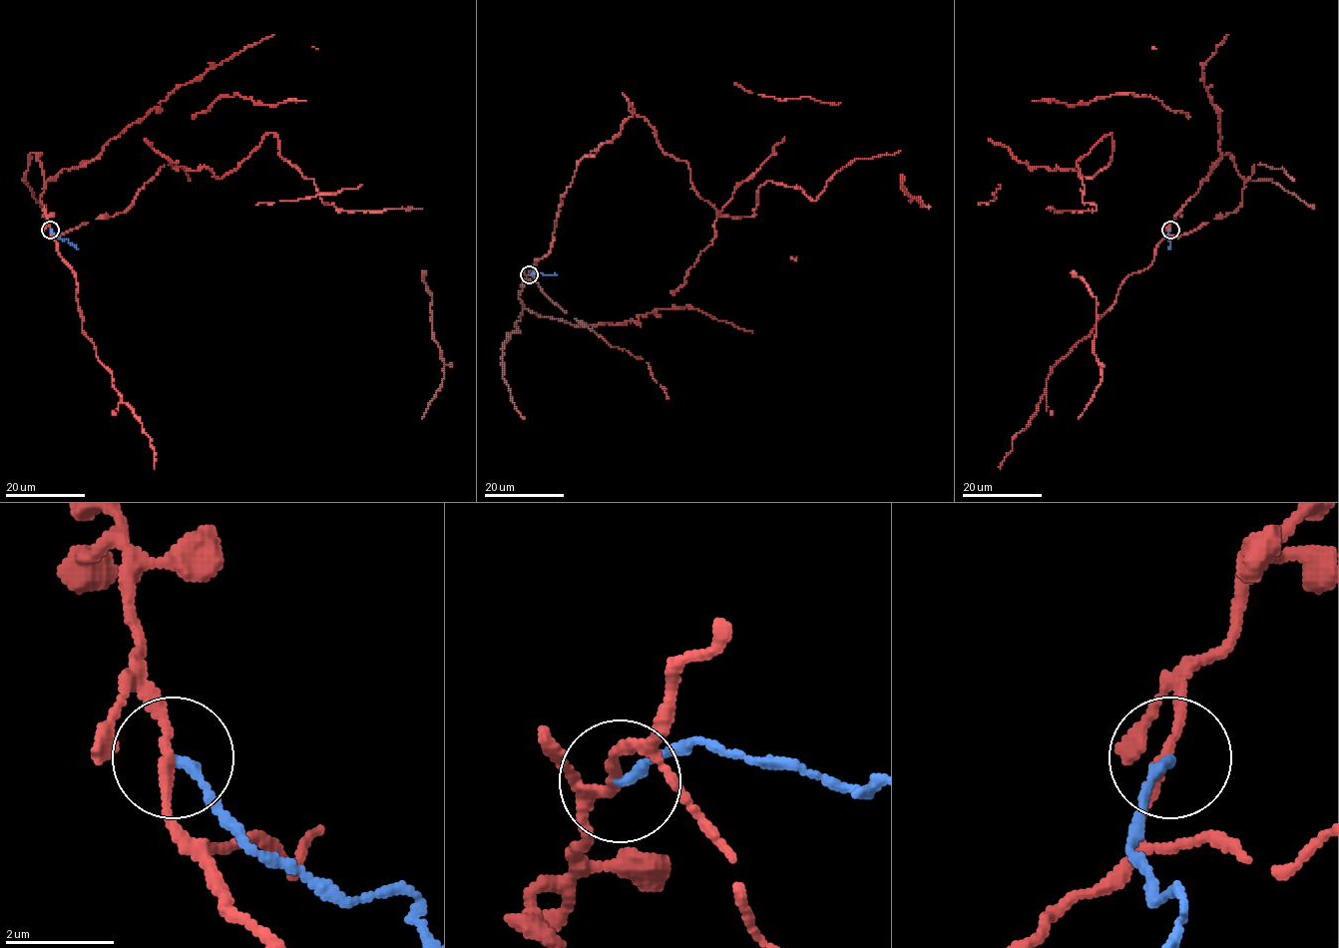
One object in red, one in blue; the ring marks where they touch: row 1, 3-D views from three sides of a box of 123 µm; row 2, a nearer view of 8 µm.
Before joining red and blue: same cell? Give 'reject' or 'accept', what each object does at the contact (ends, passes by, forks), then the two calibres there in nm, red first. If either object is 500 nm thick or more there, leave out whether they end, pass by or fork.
reject; red passes by; blue ends there; 180 nm thick on the red side, 180 nm on the other

